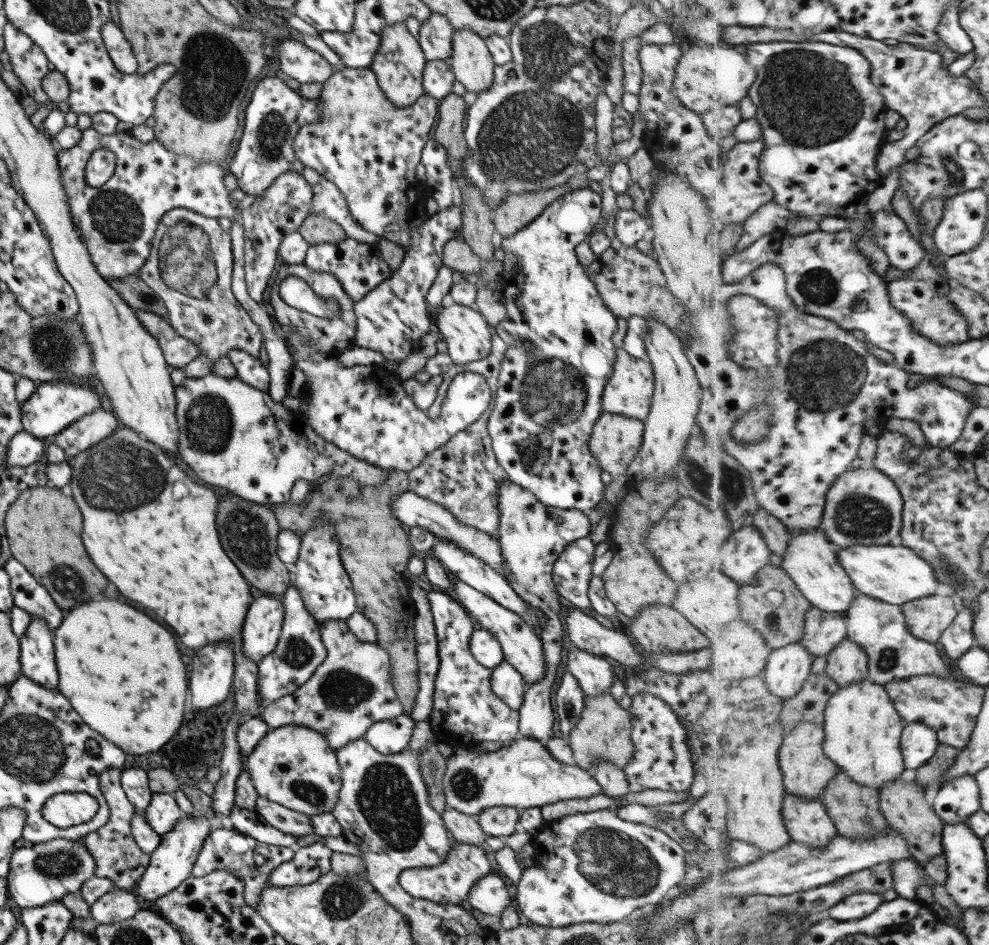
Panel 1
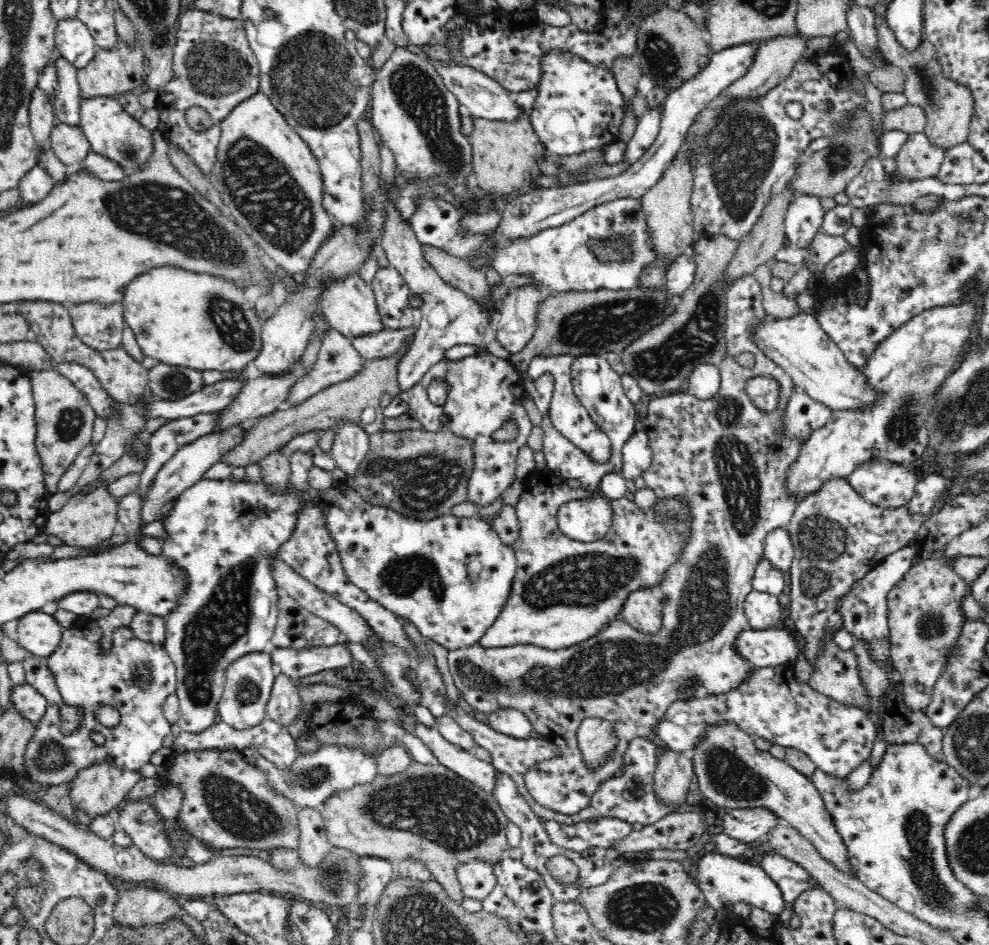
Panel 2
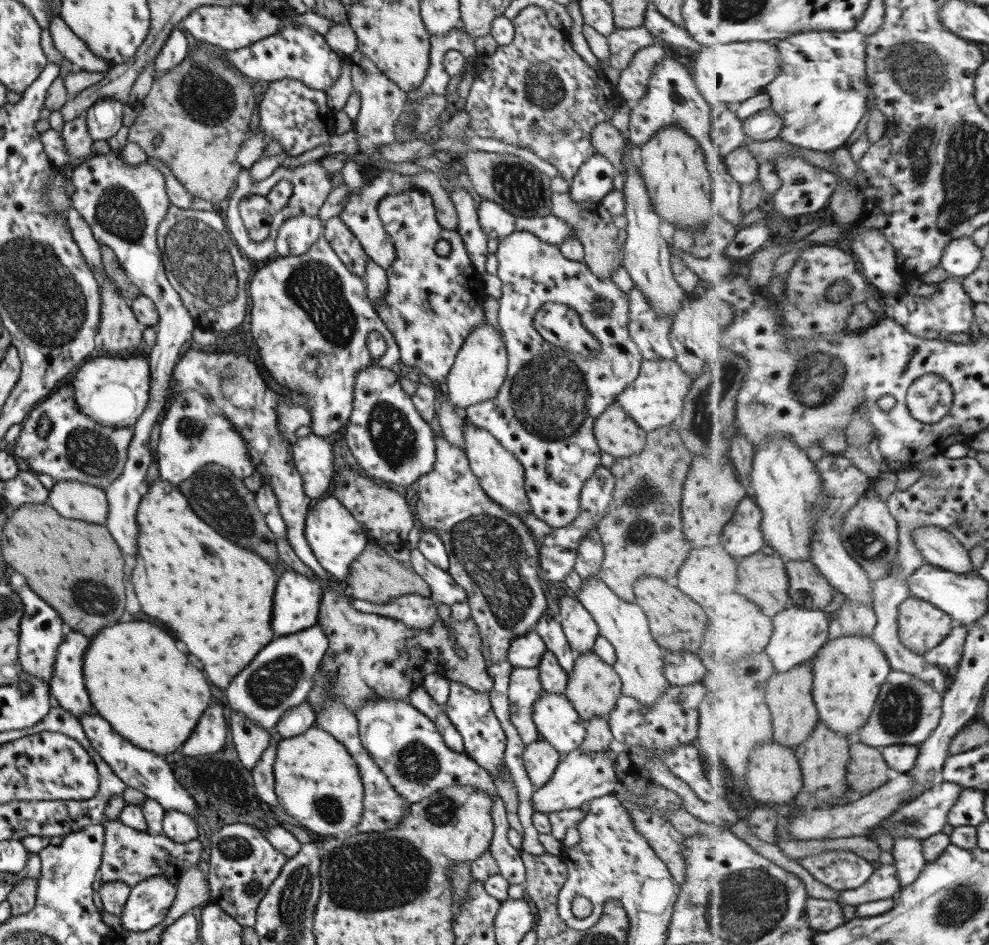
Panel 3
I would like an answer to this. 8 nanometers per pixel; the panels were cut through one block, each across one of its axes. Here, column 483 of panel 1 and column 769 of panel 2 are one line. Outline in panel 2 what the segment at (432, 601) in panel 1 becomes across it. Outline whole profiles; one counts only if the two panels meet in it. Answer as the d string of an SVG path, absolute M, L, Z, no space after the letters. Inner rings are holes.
M786 662L780 666L766 666L754 670L748 682L744 682L740 688L726 692L726 694L707 694L694 698L694 701L676 701L668 707L664 719L654 725L651 734L664 742L666 747L675 752L690 754L708 724L718 722L734 722L741 730L754 738L763 738L784 749L797 749L806 753L812 760L816 770L820 770L832 779L846 781L847 777L860 768L871 757L873 745L878 737L876 726L864 710L851 705L844 705L825 697L814 690L809 684L800 684L793 671L793 663Z

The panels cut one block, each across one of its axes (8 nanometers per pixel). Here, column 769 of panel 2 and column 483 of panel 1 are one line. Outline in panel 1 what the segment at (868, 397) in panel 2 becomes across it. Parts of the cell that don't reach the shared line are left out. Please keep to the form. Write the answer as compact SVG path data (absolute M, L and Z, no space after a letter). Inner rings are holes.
M447 301L432 323L444 339L446 353L455 366L480 360L491 349L491 332L474 307Z

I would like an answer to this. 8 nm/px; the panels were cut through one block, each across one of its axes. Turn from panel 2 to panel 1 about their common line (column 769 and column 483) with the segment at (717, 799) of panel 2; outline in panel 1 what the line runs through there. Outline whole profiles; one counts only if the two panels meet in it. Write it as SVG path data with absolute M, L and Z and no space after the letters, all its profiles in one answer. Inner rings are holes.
M516 736L495 752L455 752L446 759L442 779L445 806L463 814L478 815L489 807L511 806L519 810L557 801L591 797L601 793L589 772L561 764L544 748L544 742Z

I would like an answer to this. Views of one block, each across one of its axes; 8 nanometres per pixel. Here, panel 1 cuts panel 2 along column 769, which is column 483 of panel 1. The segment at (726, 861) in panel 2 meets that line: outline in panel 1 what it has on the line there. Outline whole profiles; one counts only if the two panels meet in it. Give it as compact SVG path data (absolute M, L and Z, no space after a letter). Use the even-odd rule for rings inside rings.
M487 873L471 886L467 902L473 909L501 917L505 906L511 904L511 898L501 878L494 873Z

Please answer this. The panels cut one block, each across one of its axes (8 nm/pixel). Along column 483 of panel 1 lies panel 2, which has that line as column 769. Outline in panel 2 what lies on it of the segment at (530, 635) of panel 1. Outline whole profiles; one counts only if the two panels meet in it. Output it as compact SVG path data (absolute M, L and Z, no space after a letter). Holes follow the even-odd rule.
M752 590L744 600L744 612L752 630L770 630L782 626L784 607L777 596Z

